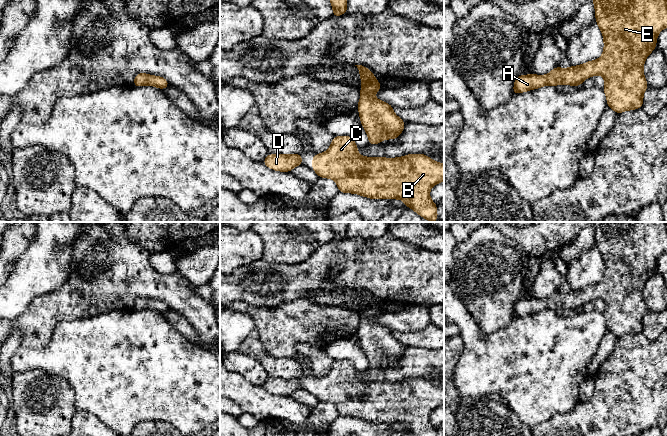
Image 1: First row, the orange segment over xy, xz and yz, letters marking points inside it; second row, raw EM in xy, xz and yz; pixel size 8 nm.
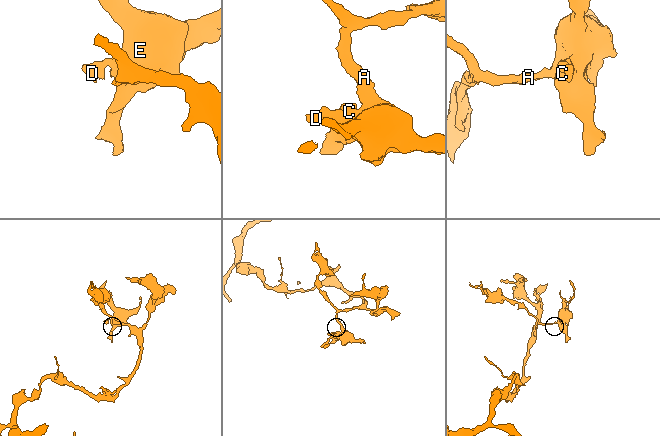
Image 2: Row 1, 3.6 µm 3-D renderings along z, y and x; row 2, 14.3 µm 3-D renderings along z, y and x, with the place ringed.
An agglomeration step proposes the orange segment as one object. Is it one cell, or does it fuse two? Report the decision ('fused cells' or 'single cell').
single cell

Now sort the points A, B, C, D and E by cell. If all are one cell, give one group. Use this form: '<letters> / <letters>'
A B C D E

